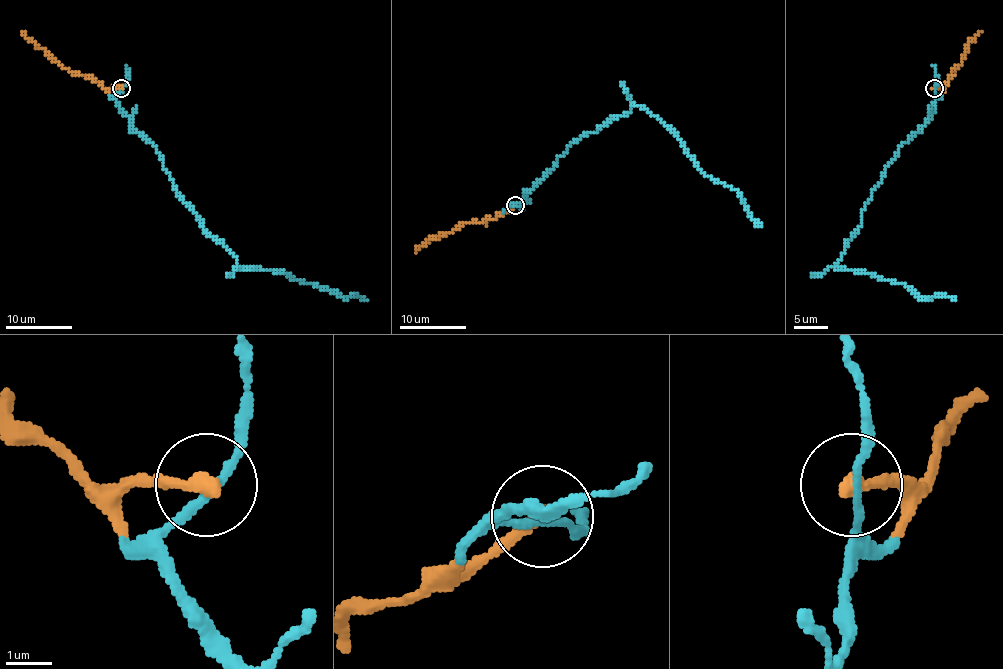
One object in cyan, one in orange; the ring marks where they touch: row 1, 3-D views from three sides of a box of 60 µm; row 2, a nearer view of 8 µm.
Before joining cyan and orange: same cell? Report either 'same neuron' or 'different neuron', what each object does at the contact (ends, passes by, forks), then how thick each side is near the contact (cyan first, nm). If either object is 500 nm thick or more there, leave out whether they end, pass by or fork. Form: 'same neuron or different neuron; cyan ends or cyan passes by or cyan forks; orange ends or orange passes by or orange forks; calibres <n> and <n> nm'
same neuron; cyan passes by; orange ends; calibres 160 and 320 nm

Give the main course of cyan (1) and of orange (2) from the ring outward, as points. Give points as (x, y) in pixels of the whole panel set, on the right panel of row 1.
1: (936, 88), (934, 113), (885, 168), (862, 210), (860, 225), (833, 267), (902, 282), (921, 297), (954, 301)
2: (934, 88), (944, 88), (968, 46), (981, 32)

